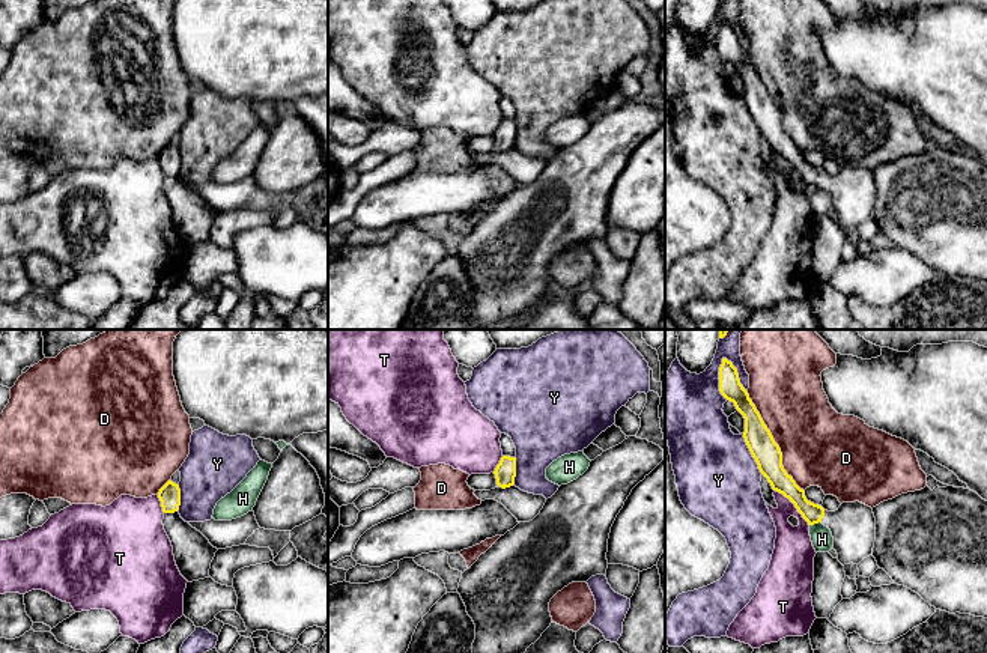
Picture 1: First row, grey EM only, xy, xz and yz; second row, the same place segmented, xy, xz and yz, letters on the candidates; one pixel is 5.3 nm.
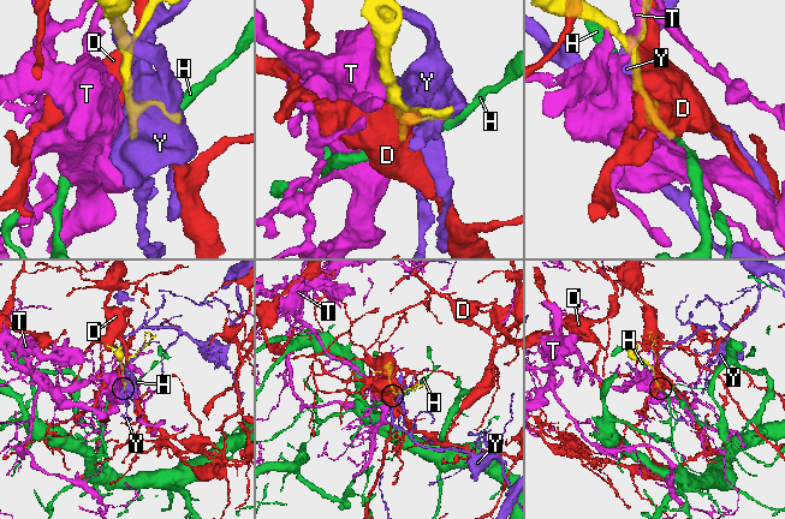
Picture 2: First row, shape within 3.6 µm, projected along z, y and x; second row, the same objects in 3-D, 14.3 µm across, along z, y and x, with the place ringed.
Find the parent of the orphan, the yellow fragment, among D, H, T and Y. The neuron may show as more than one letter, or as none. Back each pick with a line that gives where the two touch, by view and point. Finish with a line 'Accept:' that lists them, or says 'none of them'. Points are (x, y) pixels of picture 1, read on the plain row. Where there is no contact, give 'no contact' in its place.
Accept: none of them

